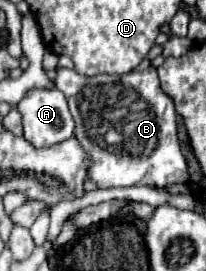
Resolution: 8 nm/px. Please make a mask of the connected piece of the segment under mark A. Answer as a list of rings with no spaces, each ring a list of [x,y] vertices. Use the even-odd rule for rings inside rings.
[[[30,90],[18,104],[22,114],[24,138],[34,146],[52,146],[60,140],[72,138],[74,120],[66,98],[60,90]]]

